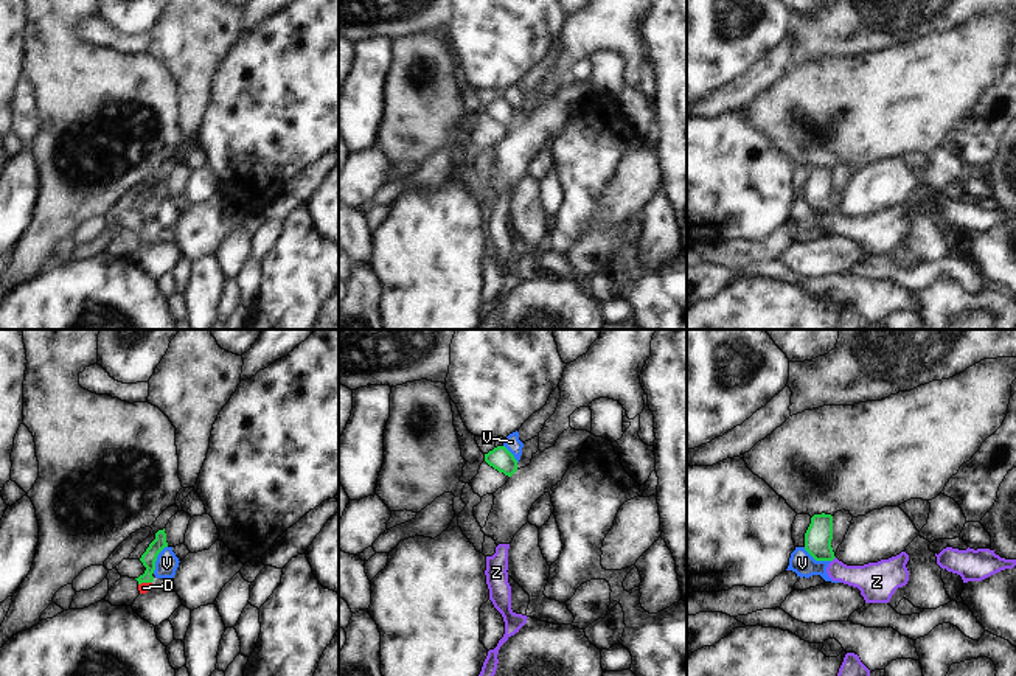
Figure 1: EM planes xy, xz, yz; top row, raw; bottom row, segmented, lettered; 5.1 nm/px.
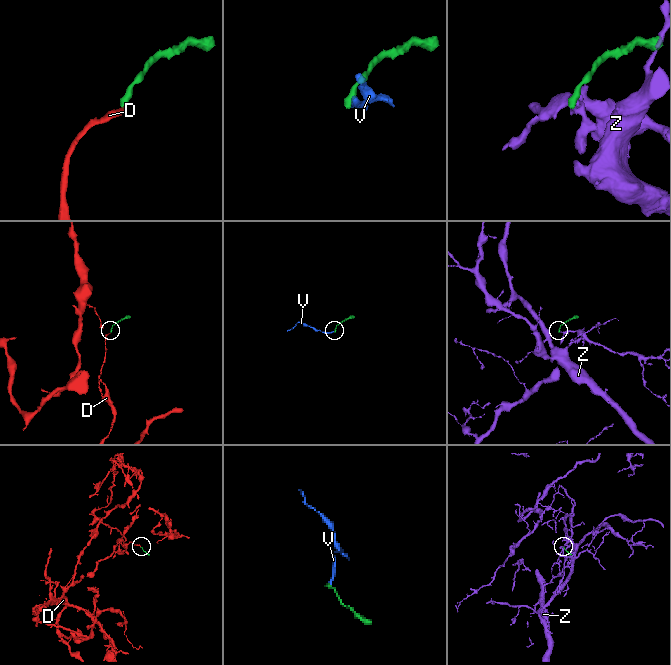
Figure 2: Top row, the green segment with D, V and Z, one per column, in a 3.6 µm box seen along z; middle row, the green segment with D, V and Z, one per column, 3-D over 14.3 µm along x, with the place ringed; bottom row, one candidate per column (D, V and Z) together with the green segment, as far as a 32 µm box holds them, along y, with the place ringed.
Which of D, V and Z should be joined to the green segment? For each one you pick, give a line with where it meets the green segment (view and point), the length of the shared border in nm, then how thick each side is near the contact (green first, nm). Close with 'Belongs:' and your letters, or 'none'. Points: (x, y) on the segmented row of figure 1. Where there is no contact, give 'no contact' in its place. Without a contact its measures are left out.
D: contact xy (145, 581); length 70 nm; calibres 80 and 60 nm
Belongs: D

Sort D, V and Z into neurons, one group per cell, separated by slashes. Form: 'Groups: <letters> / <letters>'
Groups: D / V Z

